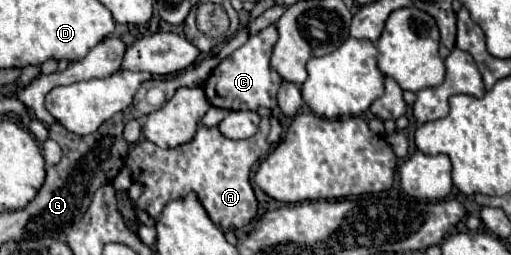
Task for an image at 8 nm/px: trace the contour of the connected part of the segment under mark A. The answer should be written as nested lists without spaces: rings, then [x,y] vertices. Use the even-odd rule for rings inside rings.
[[[262,117],[258,133],[242,141],[226,139],[218,127],[202,125],[190,143],[180,145],[176,149],[160,149],[150,141],[132,145],[126,159],[126,167],[130,169],[132,179],[144,189],[140,199],[136,201],[138,207],[144,209],[152,219],[158,219],[168,201],[184,199],[188,193],[196,193],[208,217],[220,229],[226,231],[246,227],[258,211],[258,199],[250,185],[250,169],[270,151],[270,145],[266,143],[268,131],[270,121],[268,117]]]

